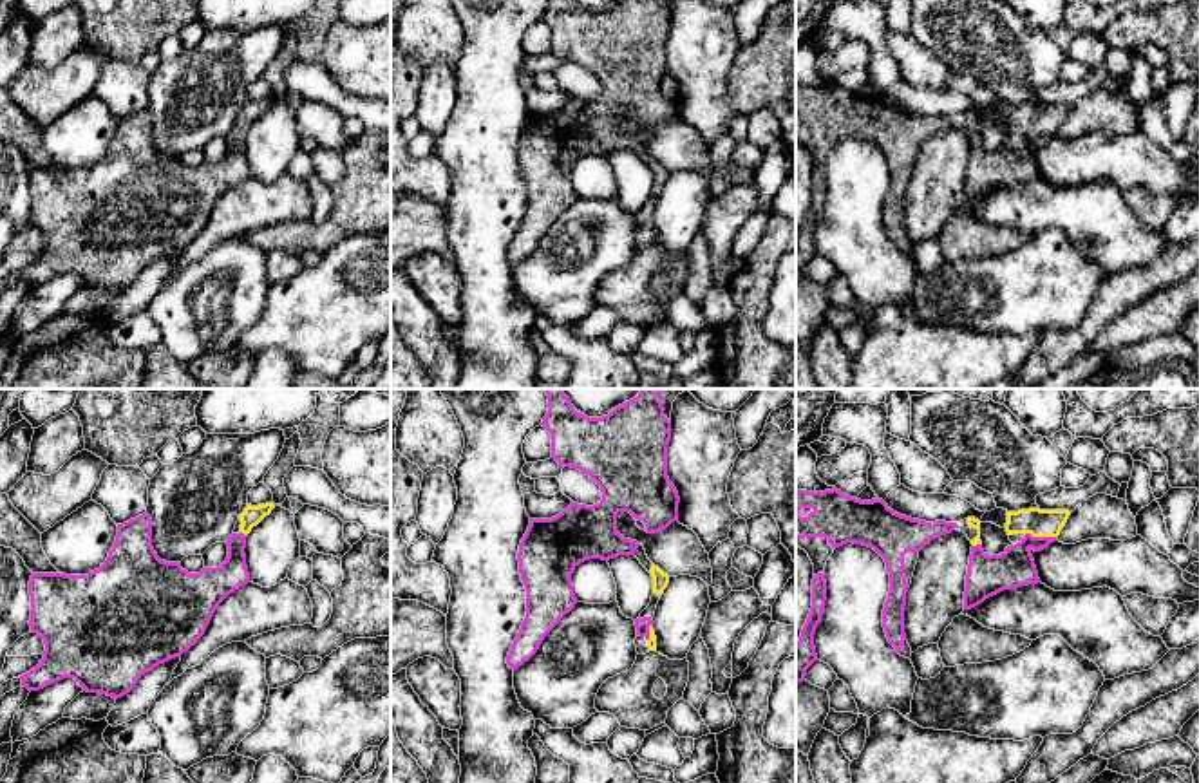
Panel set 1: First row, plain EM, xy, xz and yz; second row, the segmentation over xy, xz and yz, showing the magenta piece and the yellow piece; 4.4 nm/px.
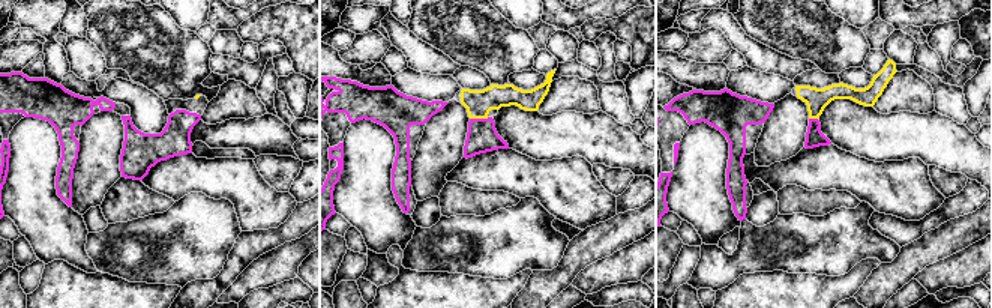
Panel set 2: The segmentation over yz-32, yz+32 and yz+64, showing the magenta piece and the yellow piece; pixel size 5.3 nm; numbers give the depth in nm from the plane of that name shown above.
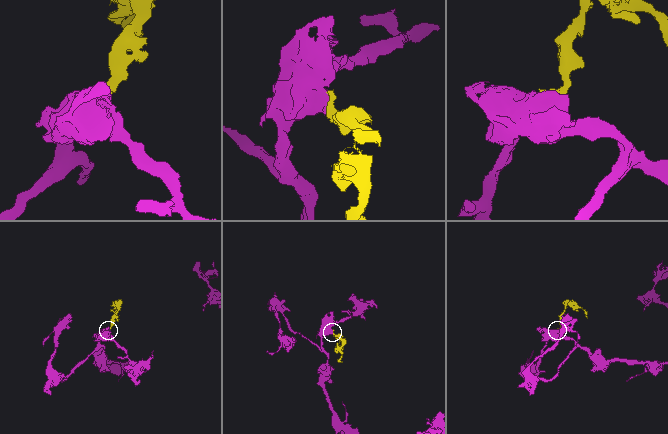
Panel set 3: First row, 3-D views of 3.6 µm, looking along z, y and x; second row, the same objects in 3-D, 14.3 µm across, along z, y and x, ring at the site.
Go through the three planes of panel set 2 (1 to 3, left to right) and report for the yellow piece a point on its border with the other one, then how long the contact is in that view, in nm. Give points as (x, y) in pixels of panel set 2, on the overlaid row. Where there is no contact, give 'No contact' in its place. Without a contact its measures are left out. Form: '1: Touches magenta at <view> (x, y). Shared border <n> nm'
1: No contact
2: Touches magenta at yz+32 (479, 119). Shared border 100 nm
3: Touches magenta at yz+64 (814, 119). Shared border 50 nm

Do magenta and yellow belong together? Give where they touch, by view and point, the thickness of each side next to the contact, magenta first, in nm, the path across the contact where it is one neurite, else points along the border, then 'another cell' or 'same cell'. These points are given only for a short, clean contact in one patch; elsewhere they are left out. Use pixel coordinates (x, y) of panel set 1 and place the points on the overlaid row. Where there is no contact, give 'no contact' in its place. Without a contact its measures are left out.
meets magenta in yz at (1040, 537); 170 nm thick on the magenta side, 130 nm on the other; same cell

